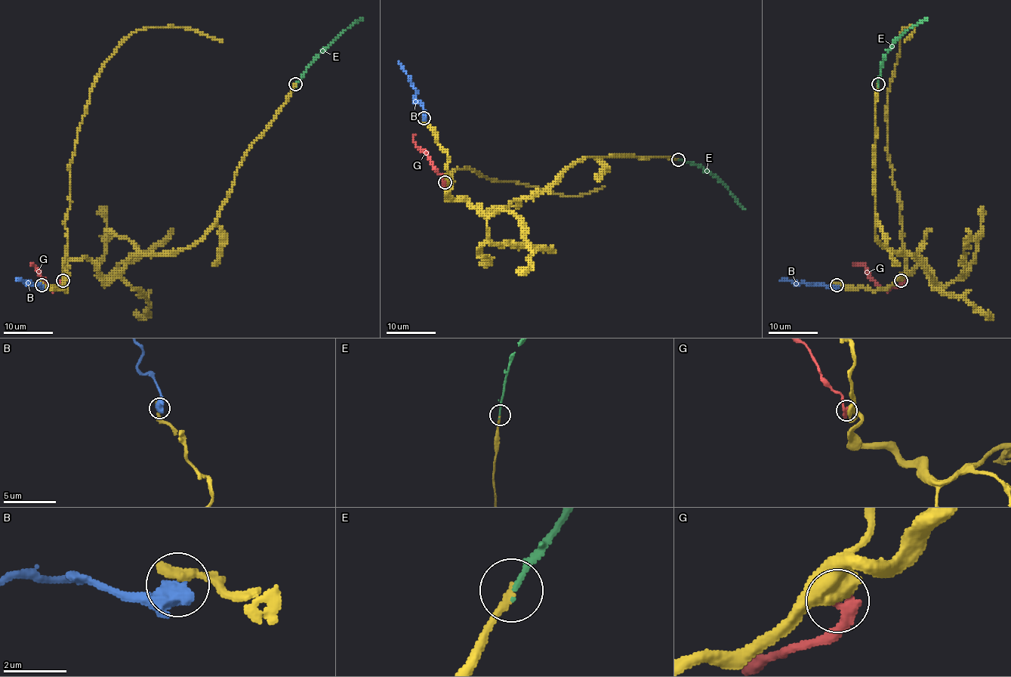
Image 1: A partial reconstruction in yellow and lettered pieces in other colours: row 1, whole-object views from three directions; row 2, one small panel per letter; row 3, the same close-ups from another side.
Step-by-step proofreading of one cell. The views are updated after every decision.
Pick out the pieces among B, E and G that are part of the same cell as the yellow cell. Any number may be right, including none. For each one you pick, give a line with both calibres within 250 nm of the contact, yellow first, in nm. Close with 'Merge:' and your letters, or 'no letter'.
E: 200 nm thick on the yellow side, 160 nm on the other
Merge: E

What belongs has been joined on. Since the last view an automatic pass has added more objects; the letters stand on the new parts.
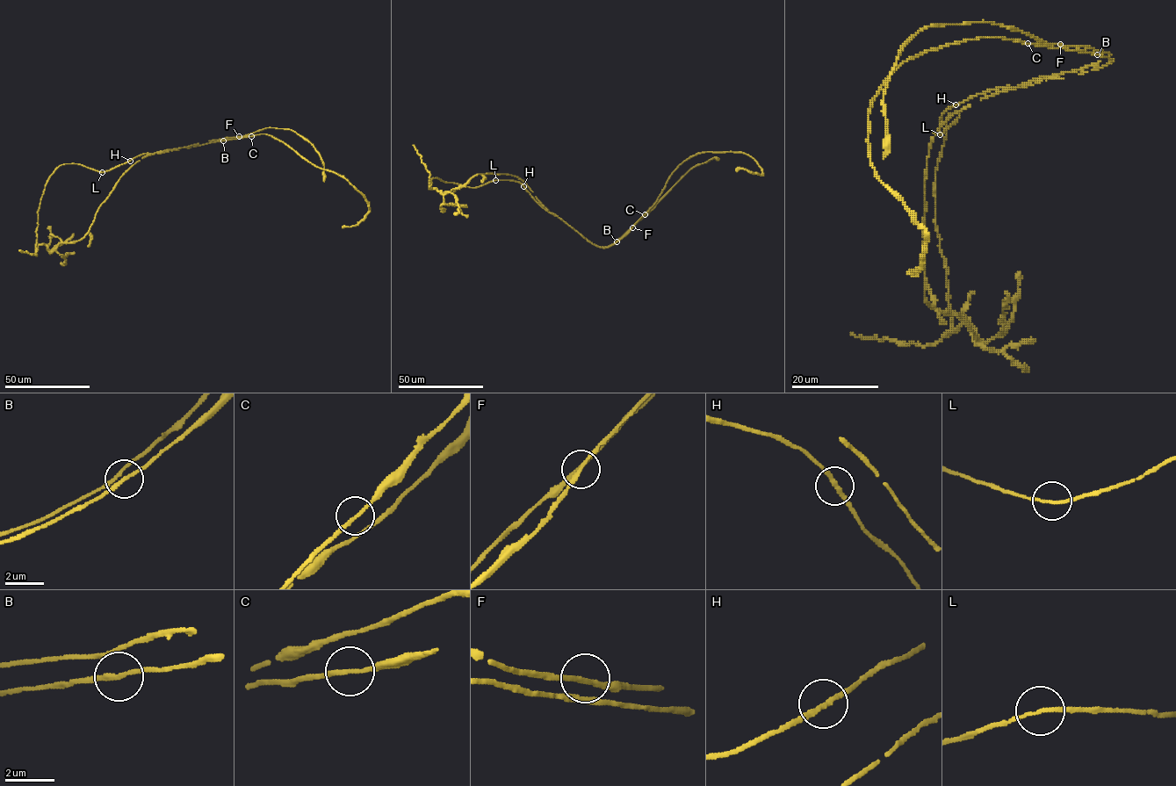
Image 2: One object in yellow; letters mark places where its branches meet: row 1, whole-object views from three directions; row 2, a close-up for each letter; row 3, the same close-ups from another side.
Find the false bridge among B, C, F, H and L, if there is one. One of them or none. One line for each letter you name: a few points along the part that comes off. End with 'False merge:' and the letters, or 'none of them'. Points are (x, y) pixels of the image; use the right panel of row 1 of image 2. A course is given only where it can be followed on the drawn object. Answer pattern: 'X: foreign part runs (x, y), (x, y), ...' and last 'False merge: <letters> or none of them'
False merge: none of them

